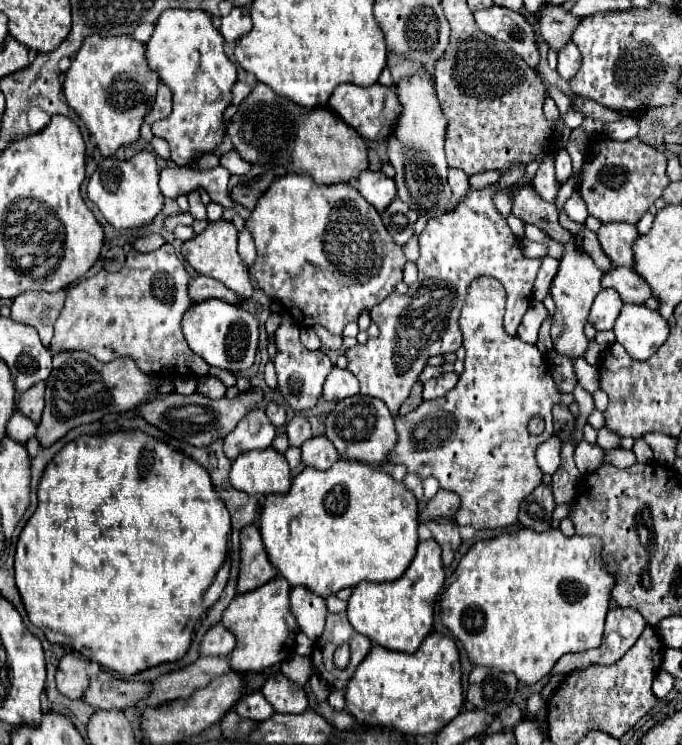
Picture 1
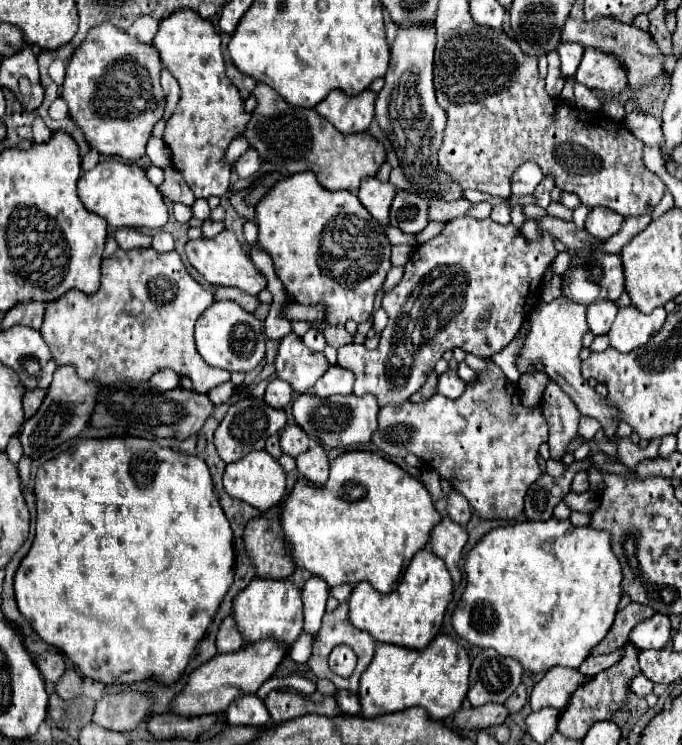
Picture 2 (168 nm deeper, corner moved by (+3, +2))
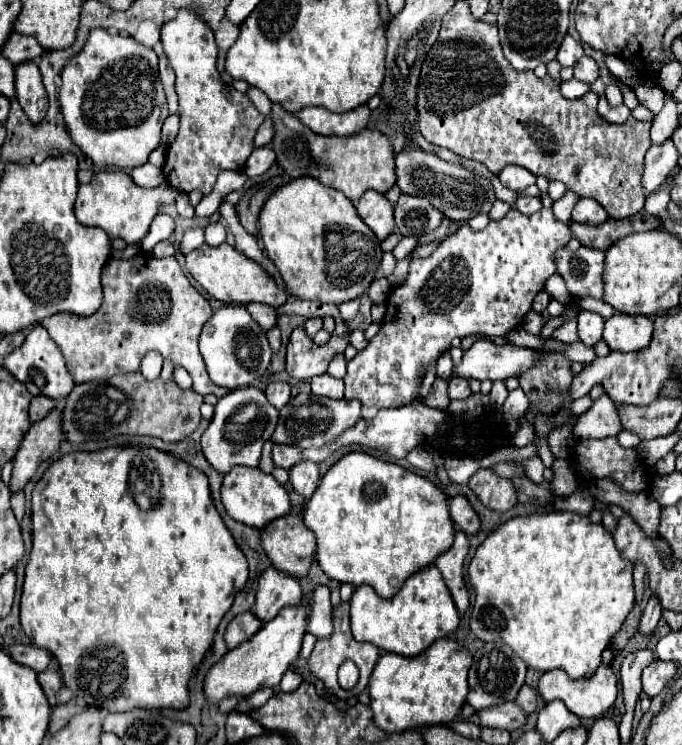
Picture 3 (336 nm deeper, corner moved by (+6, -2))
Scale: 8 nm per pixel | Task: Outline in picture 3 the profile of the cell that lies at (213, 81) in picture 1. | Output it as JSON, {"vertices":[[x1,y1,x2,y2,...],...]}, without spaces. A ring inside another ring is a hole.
{"vertices":[[179,10,177,18,167,22,161,30,163,50,169,58,171,68,177,74,177,96,179,96,179,134,167,152,163,174,167,182,179,192,199,190,205,196,211,194,217,176,209,176,213,170,239,170,245,166,253,152,253,138,263,114,257,112,247,94,223,84,215,60,217,44,213,30,189,10]]}

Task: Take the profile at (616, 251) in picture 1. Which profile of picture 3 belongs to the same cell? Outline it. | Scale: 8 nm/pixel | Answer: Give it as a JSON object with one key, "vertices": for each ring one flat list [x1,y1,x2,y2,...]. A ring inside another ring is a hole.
{"vertices":[[579,198,579,202,575,204,573,212,571,212,571,220,573,222,581,222,581,224,591,224,591,226,599,226,607,220,605,208,593,200,593,198]]}

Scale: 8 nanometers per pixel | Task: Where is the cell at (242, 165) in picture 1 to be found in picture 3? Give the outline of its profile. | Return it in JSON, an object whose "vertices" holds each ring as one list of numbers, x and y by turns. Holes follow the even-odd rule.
{"vertices":[[263,146,263,148,253,150,253,154,249,156,249,160,245,164,245,174,249,178,253,178,253,176,259,176,259,174,267,172,271,168,271,164,275,162,275,158,277,156,273,154,273,150,269,146]]}

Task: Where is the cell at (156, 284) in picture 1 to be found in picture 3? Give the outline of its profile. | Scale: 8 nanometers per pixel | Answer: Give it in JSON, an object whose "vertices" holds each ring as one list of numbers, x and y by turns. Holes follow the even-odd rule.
{"vertices":[[139,252,129,260,109,260,103,268,103,304,101,308,87,318,77,318,73,314,53,314,41,322,41,326,49,332,49,336,57,342,59,350,63,352,69,370,75,378,77,384,93,380,93,378,111,378,115,374,127,374,127,372,137,372,141,358,157,350,163,358,173,360,173,364,183,366,191,378,193,378,193,390,201,396,205,394,215,394,221,398,227,394,225,388,219,388,211,382,207,376,201,352,199,352,199,334,203,330,203,324,207,318,213,314,209,302,189,284,187,276,183,274,179,262,169,256,169,258,155,258,149,252]]}

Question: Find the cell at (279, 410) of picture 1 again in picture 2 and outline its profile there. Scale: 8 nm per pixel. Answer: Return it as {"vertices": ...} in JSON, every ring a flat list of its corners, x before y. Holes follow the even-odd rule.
{"vertices":[[278,378,270,380,264,394,264,402,276,410,282,410,290,400,292,400,292,386,288,386,288,382]]}

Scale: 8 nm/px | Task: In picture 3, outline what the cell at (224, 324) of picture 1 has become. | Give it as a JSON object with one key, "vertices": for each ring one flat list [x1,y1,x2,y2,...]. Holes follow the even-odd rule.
{"vertices":[[229,304,213,312,209,322,203,326,199,348,211,382,231,390,249,386,255,380,263,378,271,364,271,346,267,342,267,332,241,306]]}

